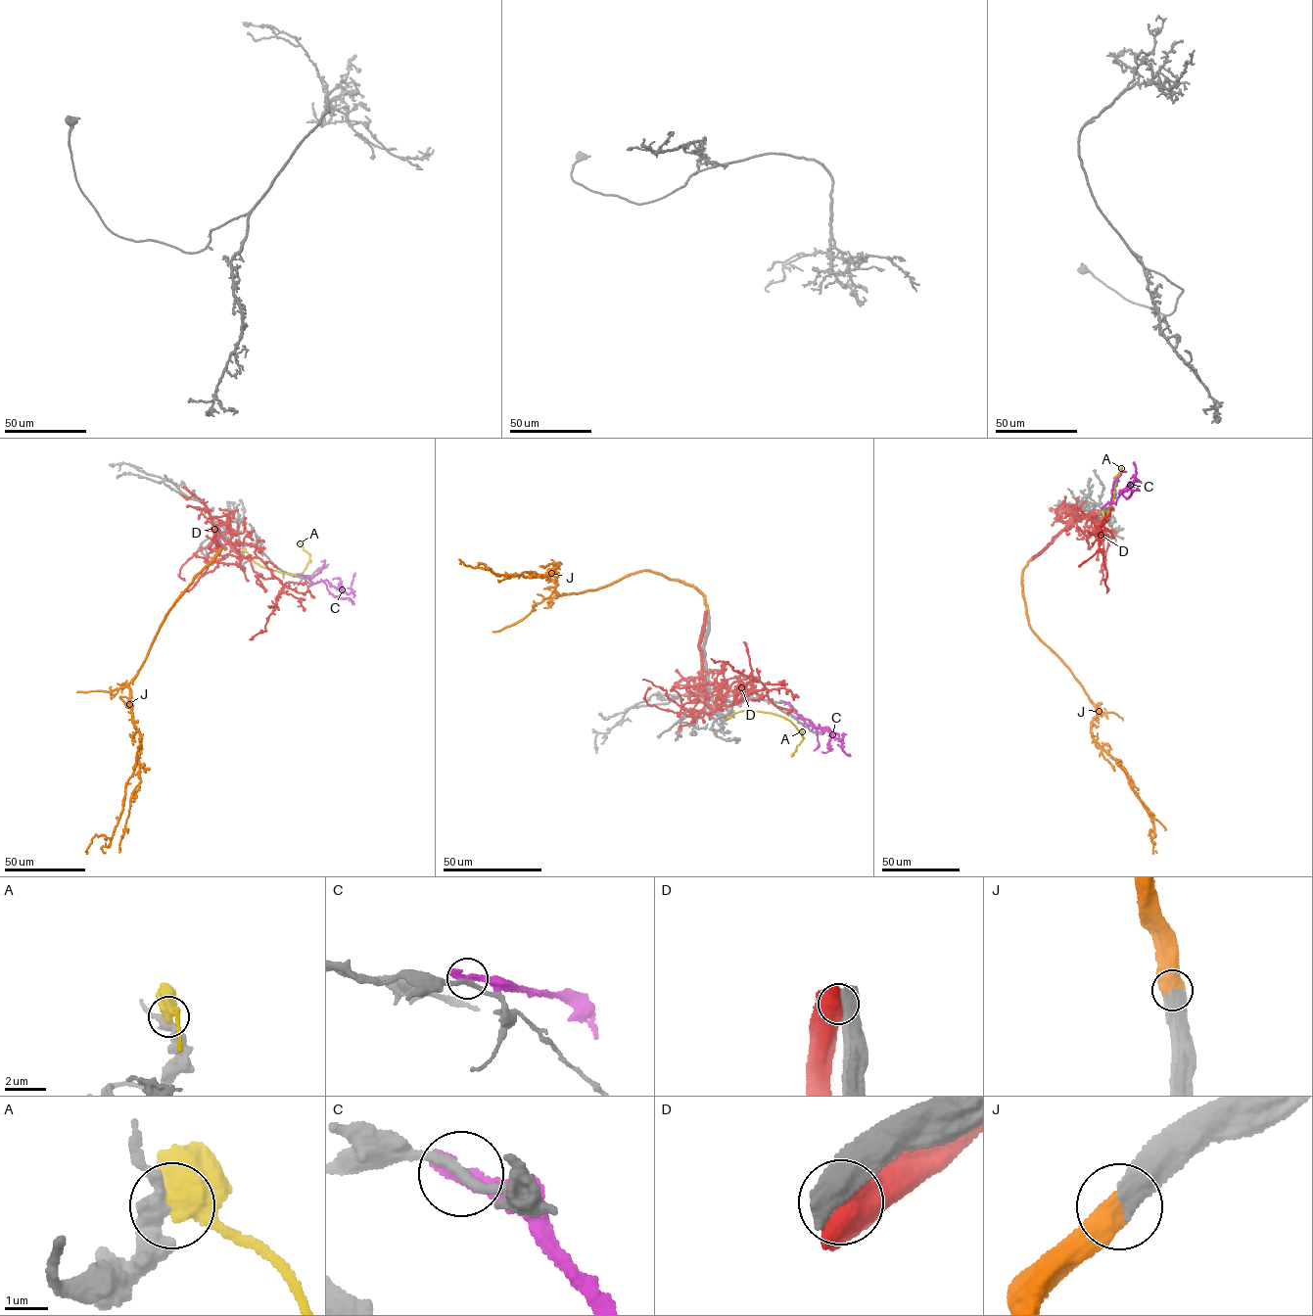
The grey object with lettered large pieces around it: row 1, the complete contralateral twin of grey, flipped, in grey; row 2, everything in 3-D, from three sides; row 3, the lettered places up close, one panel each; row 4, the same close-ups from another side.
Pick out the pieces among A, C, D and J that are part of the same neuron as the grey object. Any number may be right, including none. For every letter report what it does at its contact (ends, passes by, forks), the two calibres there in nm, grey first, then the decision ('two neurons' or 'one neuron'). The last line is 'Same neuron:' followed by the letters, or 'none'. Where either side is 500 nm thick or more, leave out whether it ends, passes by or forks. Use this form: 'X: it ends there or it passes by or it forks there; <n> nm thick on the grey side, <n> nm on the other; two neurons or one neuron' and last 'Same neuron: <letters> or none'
A: 400 nm thick on the grey side, 500 nm on the other; two neurons
C: it ends there; 220 nm thick on the grey side, 400 nm on the other; two neurons
D: 460 nm thick on the grey side, 550 nm on the other; two neurons
J: 650 nm thick on the grey side, 750 nm on the other; one neuron
Same neuron: J

